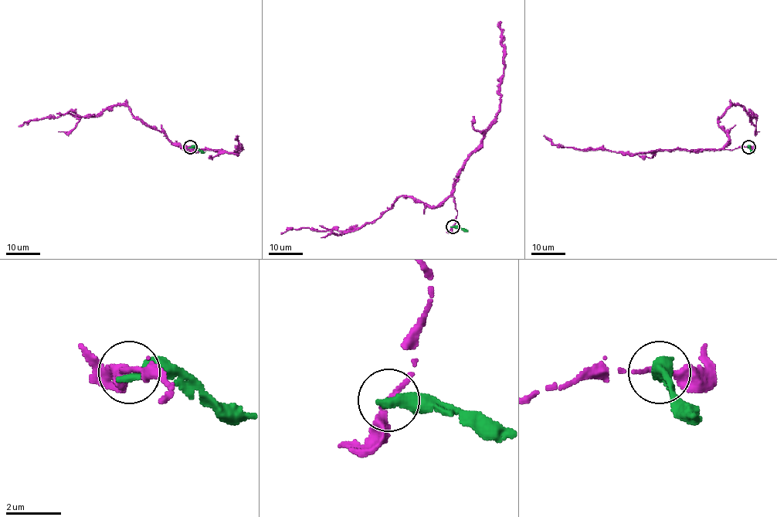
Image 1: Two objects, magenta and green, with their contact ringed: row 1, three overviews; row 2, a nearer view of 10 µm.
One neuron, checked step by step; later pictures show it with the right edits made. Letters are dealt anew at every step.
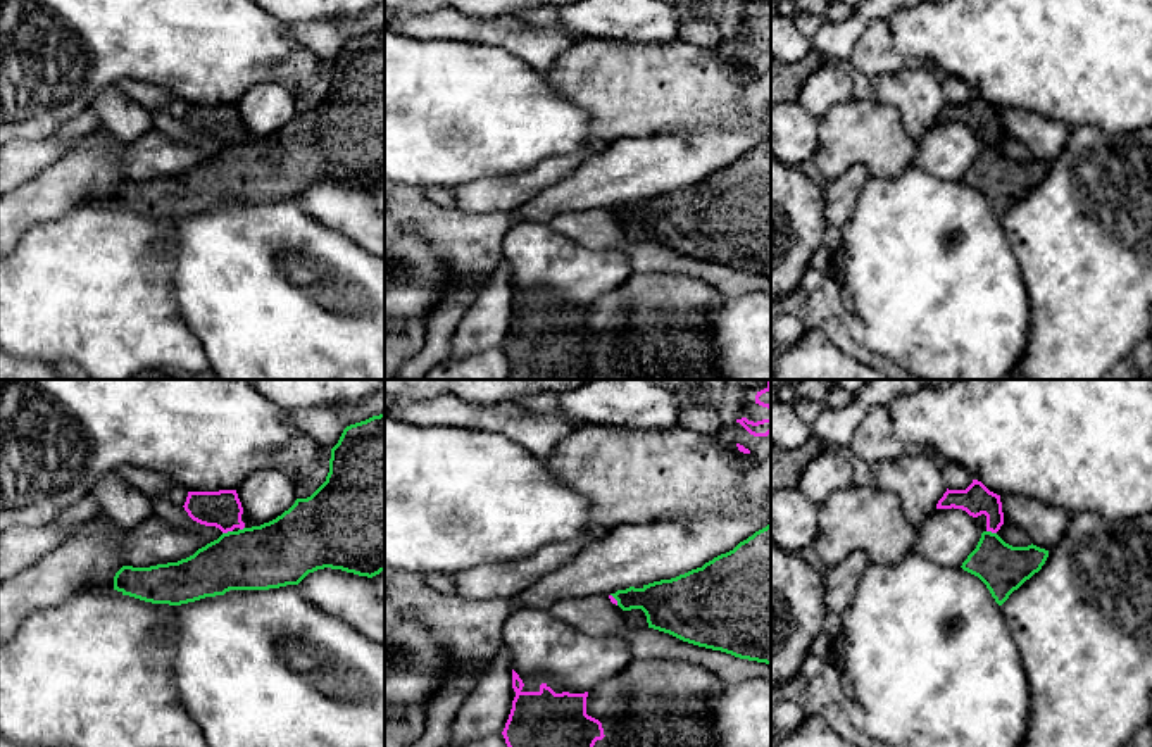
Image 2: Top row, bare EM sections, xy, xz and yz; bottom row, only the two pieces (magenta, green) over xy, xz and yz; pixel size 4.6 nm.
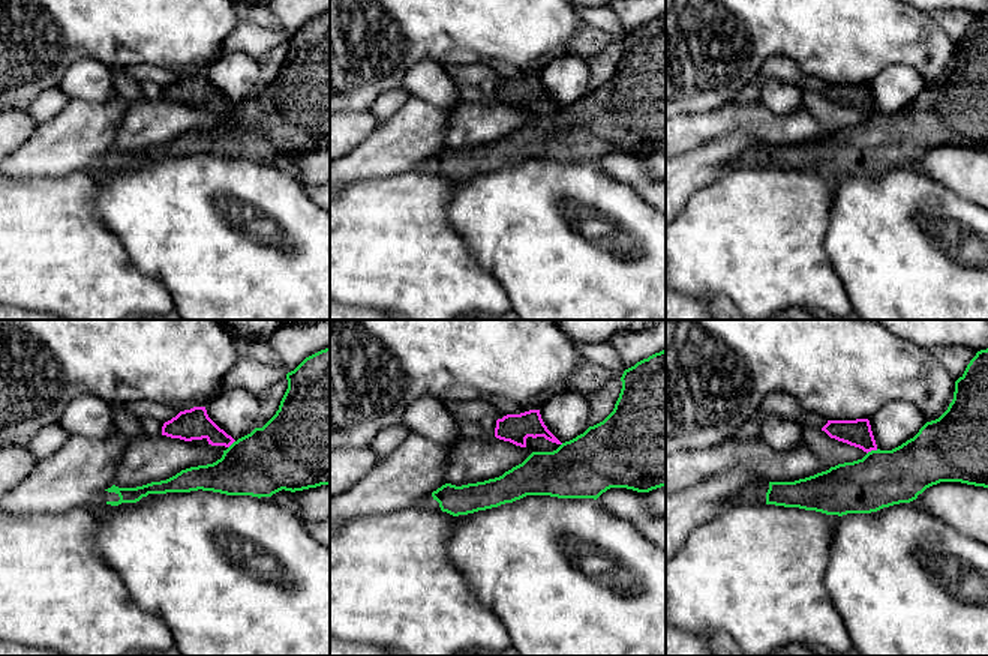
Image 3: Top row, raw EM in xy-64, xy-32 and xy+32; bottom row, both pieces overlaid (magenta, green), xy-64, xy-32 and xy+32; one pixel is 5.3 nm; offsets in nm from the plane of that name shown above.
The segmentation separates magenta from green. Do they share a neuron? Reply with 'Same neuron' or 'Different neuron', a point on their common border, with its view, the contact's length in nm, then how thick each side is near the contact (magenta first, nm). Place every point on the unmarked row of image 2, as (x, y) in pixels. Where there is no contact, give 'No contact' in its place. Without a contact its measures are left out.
Different neuron. Touches magenta at xy (226, 145). Shared border 50 nm. Thickness 180 nm (magenta) against 300 nm

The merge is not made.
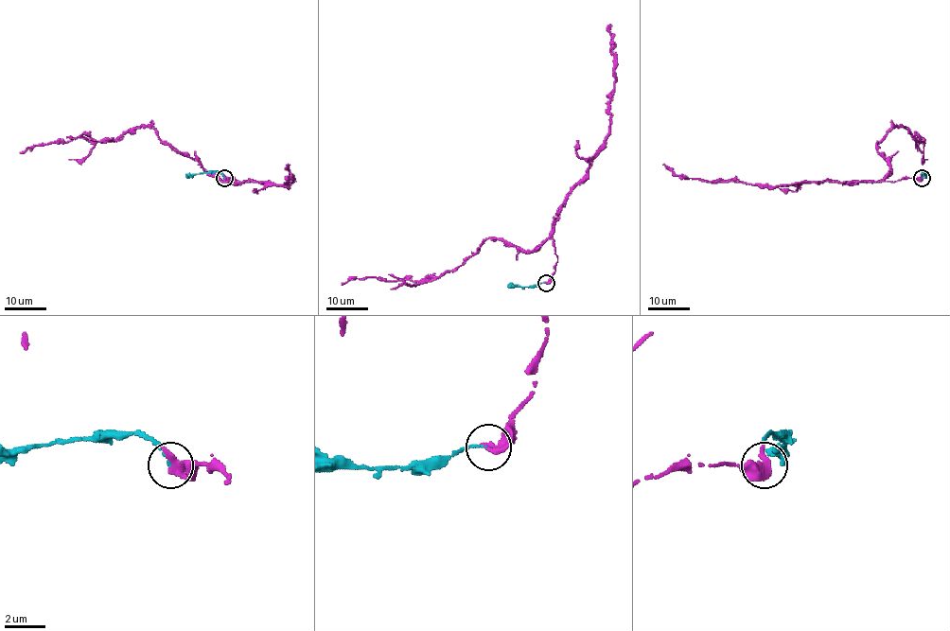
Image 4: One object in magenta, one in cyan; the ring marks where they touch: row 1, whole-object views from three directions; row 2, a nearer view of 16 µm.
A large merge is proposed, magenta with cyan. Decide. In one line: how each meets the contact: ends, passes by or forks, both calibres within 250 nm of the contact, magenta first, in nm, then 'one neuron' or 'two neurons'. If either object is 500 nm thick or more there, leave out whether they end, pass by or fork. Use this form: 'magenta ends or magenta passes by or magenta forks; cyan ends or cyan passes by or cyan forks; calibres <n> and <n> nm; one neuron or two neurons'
magenta ends; cyan ends; calibres 440 and 90 nm; one neuron

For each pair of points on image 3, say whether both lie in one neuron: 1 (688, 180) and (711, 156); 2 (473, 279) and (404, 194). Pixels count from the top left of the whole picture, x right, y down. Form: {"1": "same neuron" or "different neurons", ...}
{"1": "same neuron", "2": "same neuron"}

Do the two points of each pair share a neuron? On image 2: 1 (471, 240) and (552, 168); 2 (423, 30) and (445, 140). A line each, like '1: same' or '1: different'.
1: different
2: different

